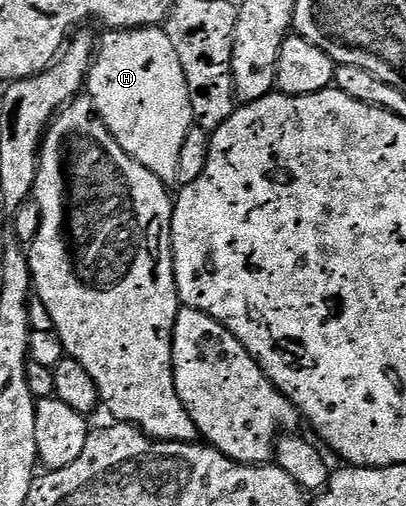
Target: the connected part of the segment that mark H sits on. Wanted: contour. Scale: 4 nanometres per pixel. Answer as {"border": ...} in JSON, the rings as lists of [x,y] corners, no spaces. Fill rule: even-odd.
{"border":[[[160,26],[131,27],[128,29],[109,29],[99,39],[95,51],[93,66],[89,69],[87,95],[93,100],[97,115],[107,125],[115,141],[143,169],[151,169],[166,185],[172,184],[179,169],[179,152],[183,150],[183,141],[195,125],[191,97],[188,95],[187,78],[179,63],[178,54],[171,45],[170,38]]]}

